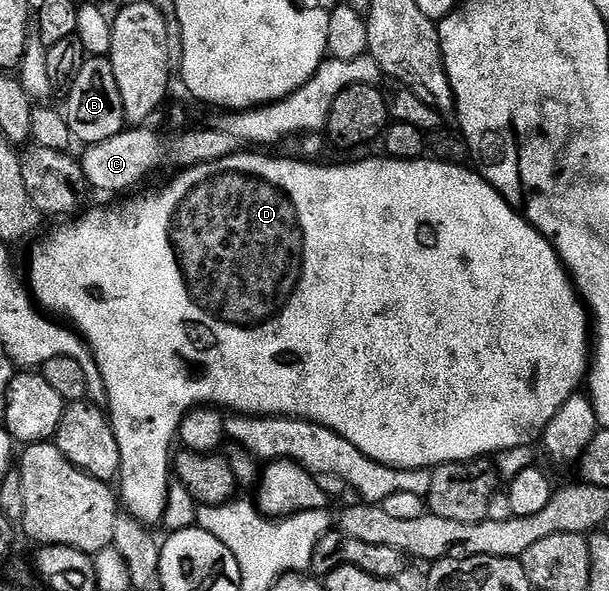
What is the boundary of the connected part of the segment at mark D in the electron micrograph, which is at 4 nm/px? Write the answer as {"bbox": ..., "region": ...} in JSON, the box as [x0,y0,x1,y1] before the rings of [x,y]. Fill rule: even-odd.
{"bbox":[27,152,591,528],"region":[[[238,152],[238,153],[235,153],[235,154],[232,154],[232,155],[231,155],[231,156],[227,156],[227,157],[226,157],[226,158],[224,158],[224,159],[223,159],[223,160],[215,160],[215,161],[214,161],[214,162],[208,162],[208,163],[207,163],[207,164],[199,164],[199,165],[198,165],[198,166],[190,166],[190,167],[188,167],[188,168],[185,168],[185,169],[182,169],[182,170],[181,170],[181,171],[180,171],[180,173],[178,173],[178,174],[181,174],[181,175],[179,175],[179,176],[178,176],[178,178],[177,178],[177,179],[175,179],[175,180],[174,180],[174,182],[169,182],[169,183],[167,183],[167,184],[166,184],[166,186],[165,186],[165,187],[163,187],[163,188],[162,188],[162,190],[157,190],[157,191],[155,191],[155,192],[154,192],[154,194],[145,194],[145,195],[143,195],[143,196],[142,196],[142,198],[137,198],[137,199],[135,199],[135,200],[134,200],[134,202],[129,202],[129,203],[127,203],[127,204],[126,204],[126,206],[125,206],[125,207],[123,207],[123,208],[122,208],[122,210],[109,210],[109,211],[105,211],[105,210],[93,210],[93,211],[91,211],[91,210],[92,210],[92,209],[90,209],[90,210],[89,210],[89,211],[88,211],[88,212],[85,212],[85,213],[82,213],[82,214],[81,214],[81,215],[80,215],[80,217],[78,217],[78,218],[77,218],[77,219],[76,219],[76,220],[69,220],[69,221],[66,221],[66,222],[65,222],[65,223],[64,223],[64,224],[61,224],[61,225],[58,225],[58,226],[61,226],[61,227],[59,227],[59,228],[58,228],[58,230],[53,230],[53,231],[51,231],[51,232],[50,232],[50,234],[49,234],[49,235],[47,235],[47,236],[46,236],[46,238],[45,238],[45,239],[43,239],[43,240],[42,240],[42,242],[41,242],[41,246],[37,246],[37,247],[35,247],[35,248],[34,248],[34,250],[33,250],[33,255],[31,255],[31,256],[30,256],[30,258],[29,258],[29,278],[28,278],[28,274],[27,274],[27,285],[28,285],[28,288],[29,288],[29,293],[30,293],[30,295],[31,295],[31,297],[32,297],[32,299],[33,299],[33,301],[34,301],[34,303],[36,303],[36,305],[37,305],[37,306],[38,306],[38,307],[40,307],[40,309],[41,309],[41,310],[42,310],[42,311],[45,311],[45,312],[48,312],[48,313],[49,313],[49,314],[50,314],[50,315],[53,315],[53,316],[56,316],[56,317],[57,317],[57,318],[58,318],[58,319],[61,319],[61,320],[64,320],[64,321],[65,321],[65,322],[66,322],[66,323],[68,323],[68,325],[69,325],[69,326],[70,326],[70,327],[72,327],[72,329],[74,329],[74,330],[76,330],[76,331],[77,331],[77,333],[78,333],[78,334],[80,334],[80,335],[81,335],[81,337],[82,337],[82,338],[84,338],[84,339],[85,339],[85,345],[86,345],[86,346],[88,346],[88,348],[89,348],[89,350],[90,350],[90,352],[92,352],[92,353],[93,353],[93,359],[94,359],[94,360],[95,360],[95,364],[99,364],[99,372],[100,372],[100,373],[101,373],[101,375],[102,375],[102,376],[103,376],[103,380],[104,380],[104,381],[105,381],[105,387],[106,387],[106,388],[107,388],[107,396],[108,396],[108,397],[109,397],[109,404],[108,404],[108,407],[107,407],[107,413],[108,413],[108,415],[109,415],[109,420],[110,420],[110,422],[112,422],[112,423],[113,423],[113,431],[114,431],[114,432],[115,432],[115,440],[119,440],[119,456],[120,456],[120,457],[121,457],[121,472],[120,472],[120,475],[119,475],[119,483],[120,483],[120,482],[121,482],[121,486],[120,486],[120,485],[119,485],[119,502],[120,502],[120,505],[121,505],[121,506],[122,506],[122,507],[124,507],[124,509],[125,509],[125,506],[126,506],[126,508],[127,508],[127,509],[129,509],[129,510],[126,510],[126,511],[127,511],[127,514],[128,514],[128,517],[130,517],[130,518],[132,518],[132,519],[133,519],[133,521],[134,521],[134,522],[136,522],[136,523],[138,523],[138,524],[140,524],[140,525],[141,525],[141,526],[142,526],[142,527],[145,527],[145,528],[150,528],[150,527],[149,527],[149,526],[153,526],[153,525],[155,525],[155,524],[156,524],[156,522],[157,522],[157,525],[158,525],[158,523],[160,523],[160,522],[161,522],[161,521],[162,521],[162,519],[164,519],[164,516],[165,516],[165,505],[166,505],[166,504],[167,504],[167,500],[168,500],[168,499],[169,499],[169,487],[170,487],[170,485],[171,485],[171,453],[170,453],[170,454],[169,454],[169,449],[171,449],[171,448],[172,448],[172,446],[175,446],[175,439],[176,439],[176,436],[177,436],[177,429],[178,429],[178,428],[179,428],[179,424],[180,424],[180,423],[181,423],[181,421],[182,421],[182,420],[184,420],[184,418],[185,418],[185,417],[187,417],[187,415],[189,415],[189,414],[190,414],[190,413],[191,413],[191,412],[192,412],[192,410],[195,410],[195,409],[198,409],[198,408],[209,408],[209,407],[213,407],[213,408],[220,408],[220,409],[221,409],[221,410],[222,410],[222,411],[225,411],[225,412],[232,412],[232,413],[233,413],[233,414],[234,414],[234,415],[251,415],[251,414],[260,414],[260,415],[262,415],[262,416],[268,416],[268,417],[270,417],[270,418],[306,418],[306,420],[307,420],[307,421],[309,421],[309,422],[314,422],[314,423],[315,423],[315,424],[319,424],[319,425],[320,425],[320,426],[326,426],[326,427],[327,427],[327,428],[331,428],[331,429],[332,429],[332,430],[333,430],[333,431],[334,431],[334,432],[335,432],[335,433],[337,433],[337,434],[338,434],[338,435],[339,435],[339,436],[343,436],[343,440],[351,440],[351,444],[355,444],[355,448],[359,448],[359,452],[363,452],[363,456],[367,456],[367,457],[368,457],[368,458],[370,458],[370,459],[371,459],[371,460],[375,460],[375,461],[376,461],[376,462],[378,462],[378,463],[379,463],[379,464],[383,464],[383,465],[384,465],[384,466],[394,466],[394,468],[395,468],[395,469],[396,469],[396,470],[427,470],[427,469],[430,469],[430,468],[436,468],[436,467],[438,467],[438,466],[442,466],[442,465],[443,465],[443,464],[447,464],[447,463],[448,463],[448,462],[470,462],[470,460],[472,460],[472,458],[484,458],[484,457],[486,457],[486,456],[494,456],[494,455],[493,455],[493,454],[497,454],[497,453],[499,453],[499,452],[500,452],[500,450],[517,450],[517,449],[519,449],[519,448],[520,448],[520,446],[525,446],[525,445],[527,445],[527,444],[528,444],[528,442],[533,442],[533,441],[535,441],[535,440],[536,440],[536,438],[537,438],[537,441],[538,441],[538,439],[540,439],[540,438],[541,438],[541,437],[542,437],[542,435],[544,435],[544,432],[545,432],[545,429],[546,429],[546,428],[547,428],[547,424],[551,424],[551,420],[552,420],[552,419],[554,419],[554,417],[555,417],[555,412],[559,412],[559,408],[563,408],[563,404],[567,404],[567,400],[568,400],[568,399],[569,399],[569,397],[570,397],[570,396],[571,396],[571,395],[573,395],[573,394],[575,394],[575,393],[578,393],[578,391],[580,391],[580,390],[581,390],[581,389],[582,389],[582,386],[583,386],[583,383],[584,383],[584,382],[585,382],[585,381],[586,381],[586,378],[587,378],[587,371],[588,371],[588,369],[589,369],[589,367],[590,367],[590,365],[591,365],[591,318],[590,318],[590,315],[589,315],[589,314],[588,314],[588,313],[587,313],[587,307],[586,307],[586,305],[585,305],[585,303],[584,303],[584,302],[582,302],[582,301],[581,301],[581,295],[580,295],[580,294],[578,294],[578,293],[577,293],[577,287],[576,287],[576,286],[574,286],[574,284],[573,284],[573,280],[572,280],[572,278],[570,278],[570,277],[569,277],[569,271],[568,271],[568,270],[566,270],[566,268],[565,268],[565,265],[564,265],[564,264],[563,264],[563,263],[562,263],[562,262],[561,262],[561,257],[559,257],[559,255],[557,255],[557,250],[556,250],[556,249],[555,249],[555,248],[554,248],[554,246],[553,246],[553,244],[552,244],[552,242],[550,242],[550,241],[549,241],[549,239],[547,239],[547,238],[544,238],[544,236],[543,236],[543,235],[542,235],[542,234],[541,234],[541,233],[540,233],[540,232],[538,232],[538,230],[537,230],[537,229],[535,229],[535,227],[533,227],[533,225],[531,225],[531,224],[530,224],[530,223],[529,223],[529,222],[528,222],[528,221],[527,221],[527,219],[525,219],[525,217],[524,217],[524,216],[522,216],[522,215],[521,215],[521,214],[518,214],[518,213],[517,213],[517,211],[516,211],[516,210],[513,210],[513,209],[512,209],[512,208],[511,208],[511,204],[507,204],[507,200],[506,200],[506,199],[505,199],[505,198],[504,198],[504,196],[503,196],[503,195],[501,195],[501,194],[500,194],[500,192],[498,192],[498,190],[496,190],[496,188],[495,188],[495,187],[494,187],[494,186],[493,186],[493,185],[491,185],[491,184],[490,184],[490,183],[489,183],[489,181],[488,181],[488,180],[487,180],[487,179],[485,179],[485,178],[482,178],[482,177],[481,177],[481,175],[480,175],[480,174],[478,174],[478,173],[477,173],[477,171],[476,171],[476,169],[473,169],[473,168],[466,168],[466,167],[465,167],[465,166],[464,166],[464,165],[460,165],[460,166],[452,166],[452,165],[451,165],[451,163],[449,163],[449,162],[438,162],[438,161],[436,161],[436,160],[430,160],[430,159],[429,159],[429,158],[428,158],[428,157],[424,157],[424,158],[416,158],[416,159],[415,159],[415,161],[413,161],[413,162],[408,162],[408,161],[407,161],[407,160],[399,160],[399,159],[398,159],[398,158],[391,158],[391,157],[388,157],[388,156],[380,156],[380,157],[381,157],[381,158],[365,158],[365,159],[363,159],[363,160],[362,160],[362,162],[349,162],[349,163],[347,163],[347,164],[346,164],[346,166],[317,166],[317,165],[321,165],[321,164],[318,164],[318,163],[317,163],[317,162],[316,162],[316,161],[313,161],[313,160],[298,160],[298,159],[297,159],[297,158],[296,158],[296,157],[294,157],[294,158],[295,158],[295,159],[293,159],[293,158],[268,158],[268,156],[267,156],[267,155],[265,155],[265,154],[268,154],[268,153],[265,153],[265,152]]]}

